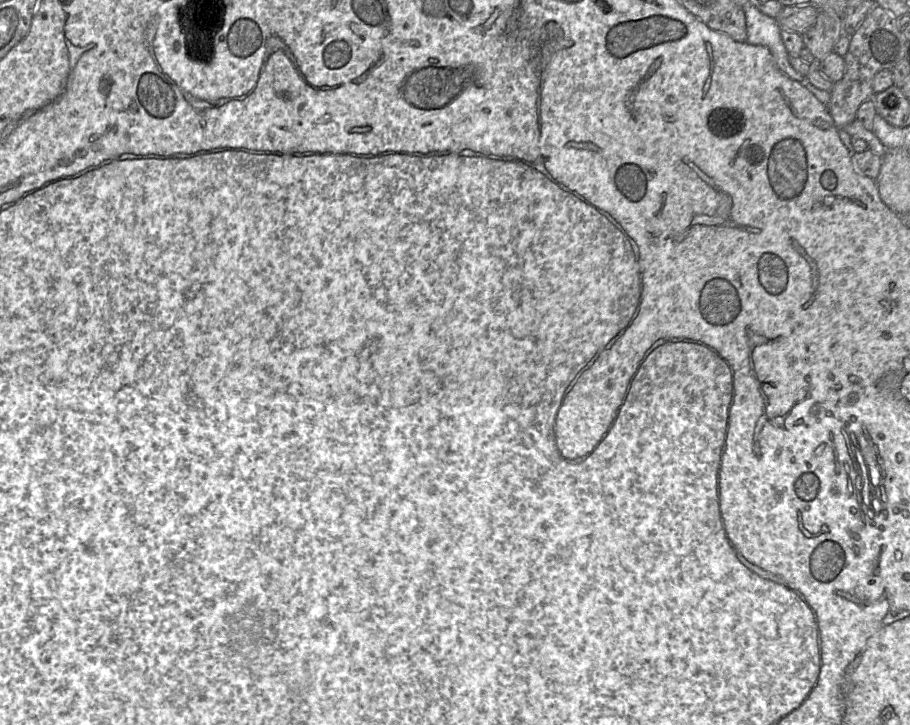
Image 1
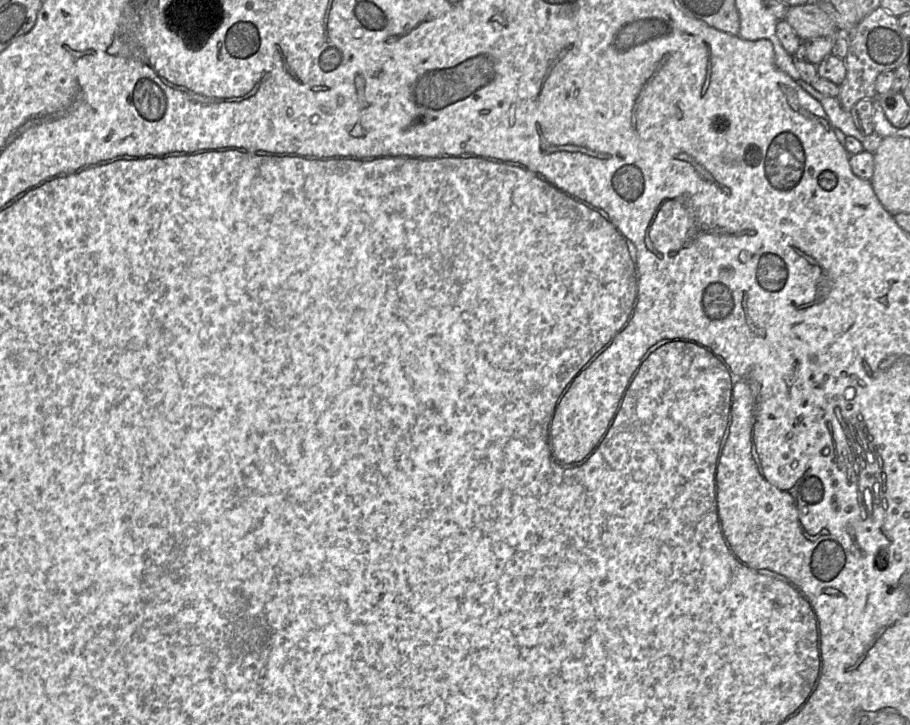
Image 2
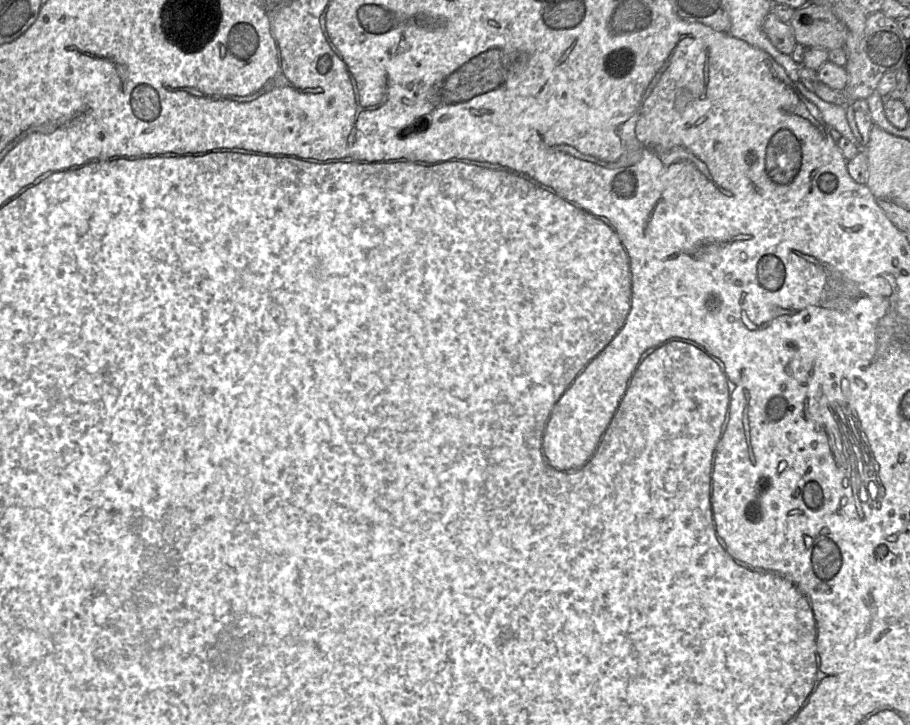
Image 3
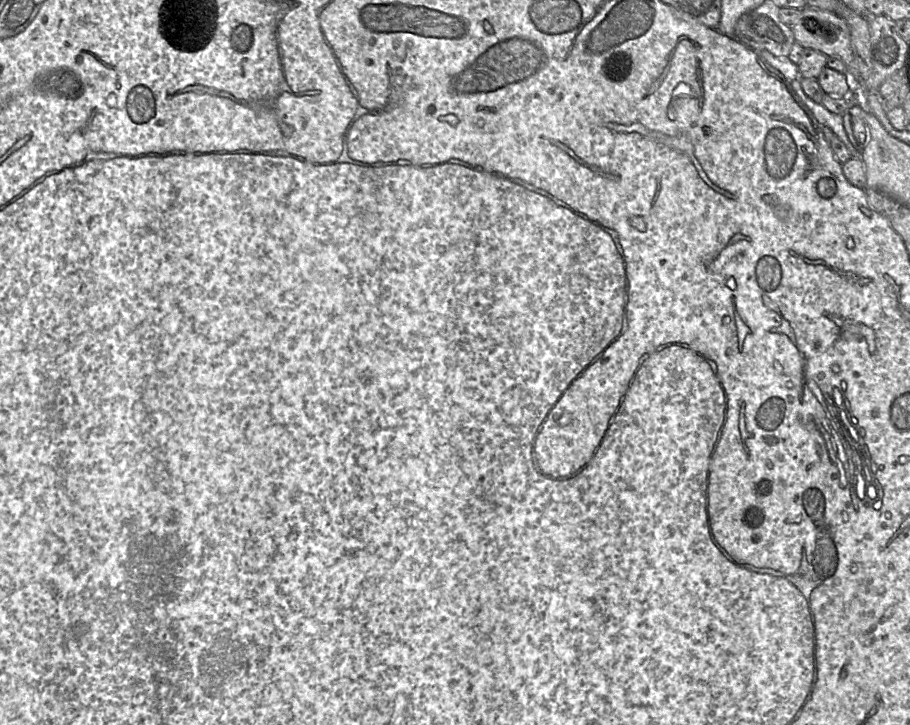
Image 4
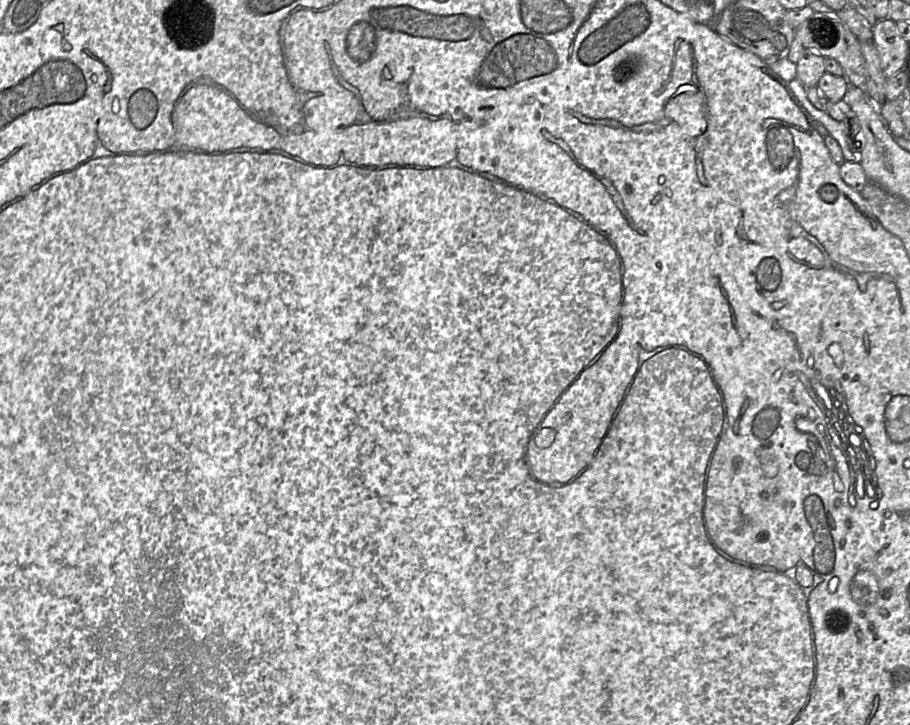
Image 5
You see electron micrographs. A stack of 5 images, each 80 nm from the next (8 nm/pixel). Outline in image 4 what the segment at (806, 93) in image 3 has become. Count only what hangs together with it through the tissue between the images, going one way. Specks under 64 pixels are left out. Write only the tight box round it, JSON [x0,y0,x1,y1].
[790,78,862,158]

